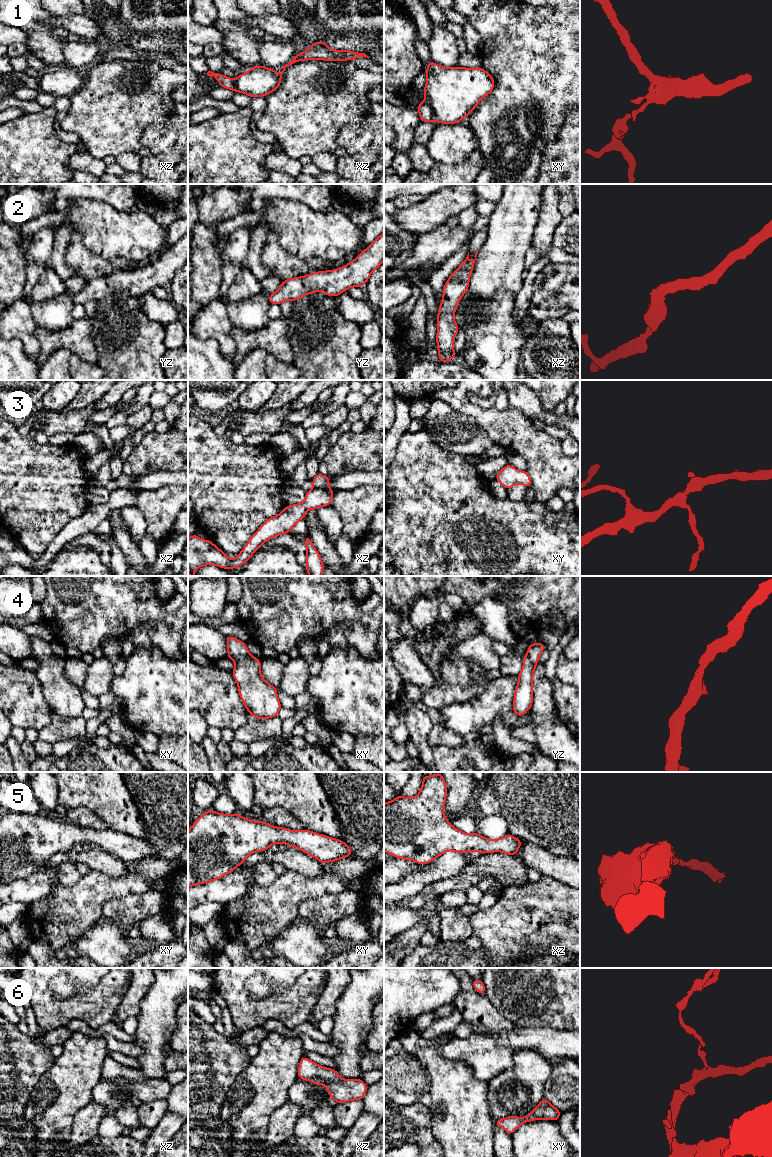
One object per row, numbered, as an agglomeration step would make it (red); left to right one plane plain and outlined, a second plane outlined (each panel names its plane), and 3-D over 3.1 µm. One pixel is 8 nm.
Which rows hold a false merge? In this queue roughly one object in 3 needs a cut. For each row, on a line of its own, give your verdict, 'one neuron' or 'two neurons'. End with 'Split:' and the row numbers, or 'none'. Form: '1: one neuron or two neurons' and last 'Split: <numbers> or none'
1: two neurons
2: one neuron
3: one neuron
4: one neuron
5: one neuron
6: one neuron
Split: 1

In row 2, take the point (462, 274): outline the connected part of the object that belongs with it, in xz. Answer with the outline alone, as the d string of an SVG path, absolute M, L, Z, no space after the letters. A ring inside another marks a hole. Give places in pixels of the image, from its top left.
M478 251L479 252L479 251ZM469 252L466 259L462 262L461 265L451 274L451 276L446 281L443 287L443 297L441 300L441 304L439 306L439 311L437 314L437 349L438 349L438 357L440 362L449 362L451 359L456 357L458 354L453 350L453 343L455 340L455 336L459 331L459 327L457 326L454 316L456 308L462 298L462 296L468 291L469 281L471 273L474 269L474 263L477 257L478 252L475 254L475 259L469 259Z

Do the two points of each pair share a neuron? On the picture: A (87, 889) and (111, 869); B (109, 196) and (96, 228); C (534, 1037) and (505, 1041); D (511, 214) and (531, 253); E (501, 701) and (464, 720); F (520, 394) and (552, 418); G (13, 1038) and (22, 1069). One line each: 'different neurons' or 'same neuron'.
A: different neurons
B: different neurons
C: same neuron
D: different neurons
E: same neuron
F: same neuron
G: same neuron

